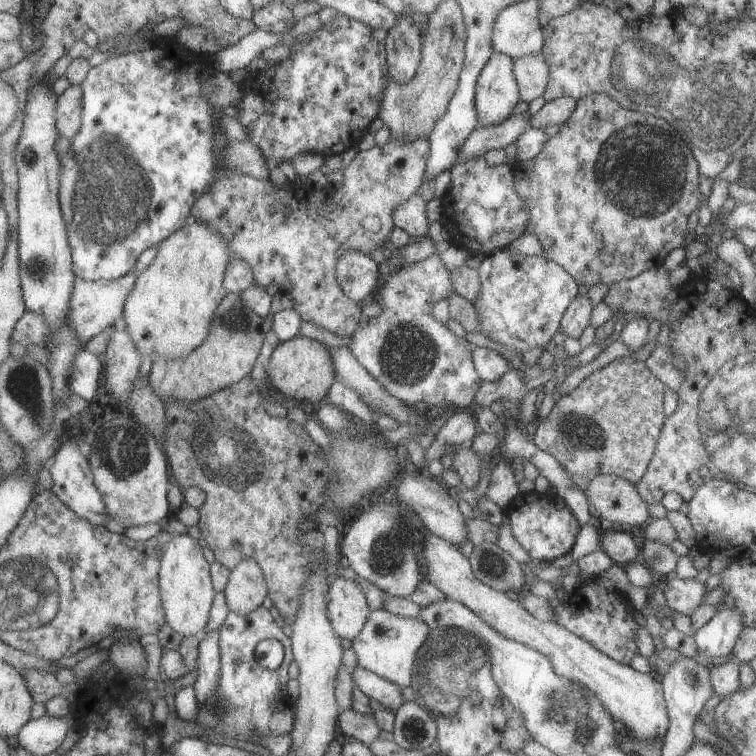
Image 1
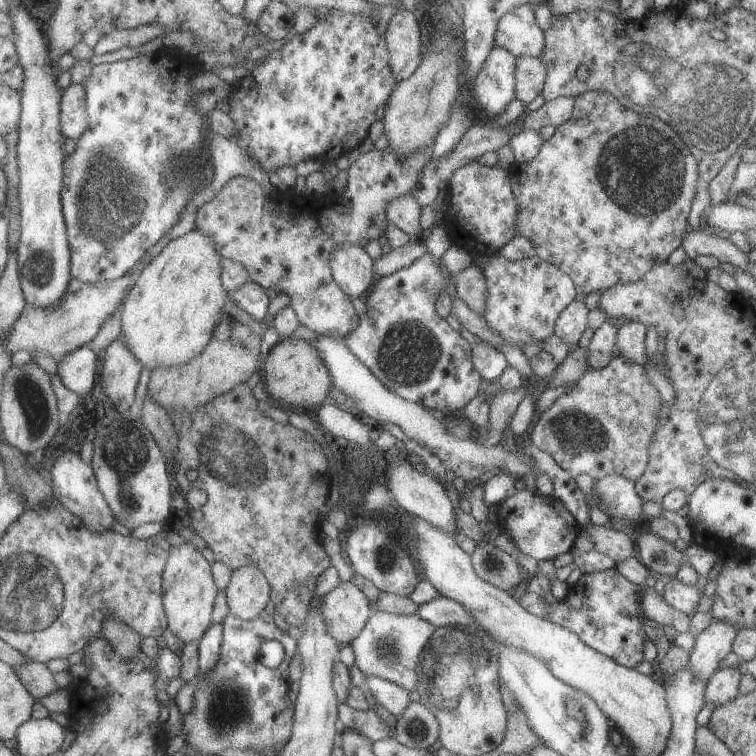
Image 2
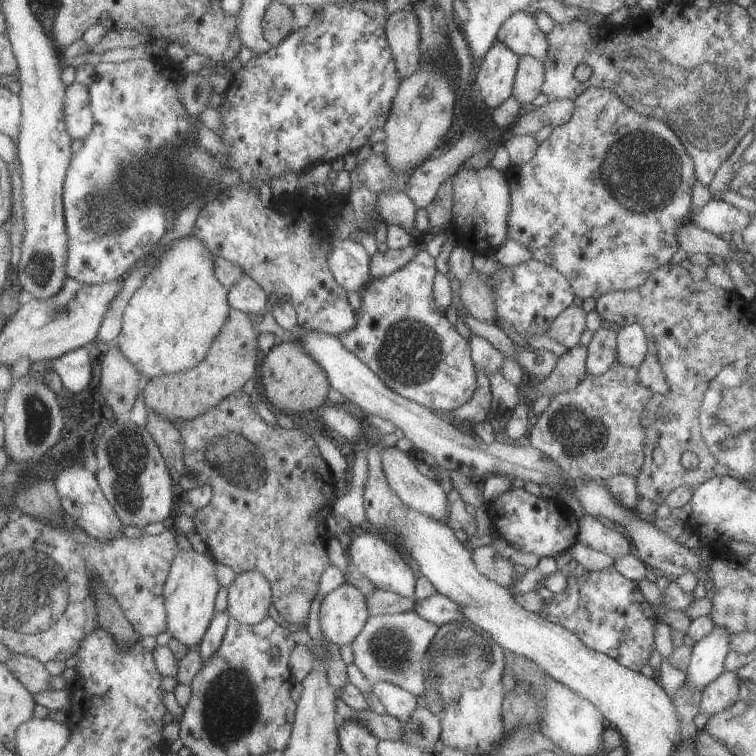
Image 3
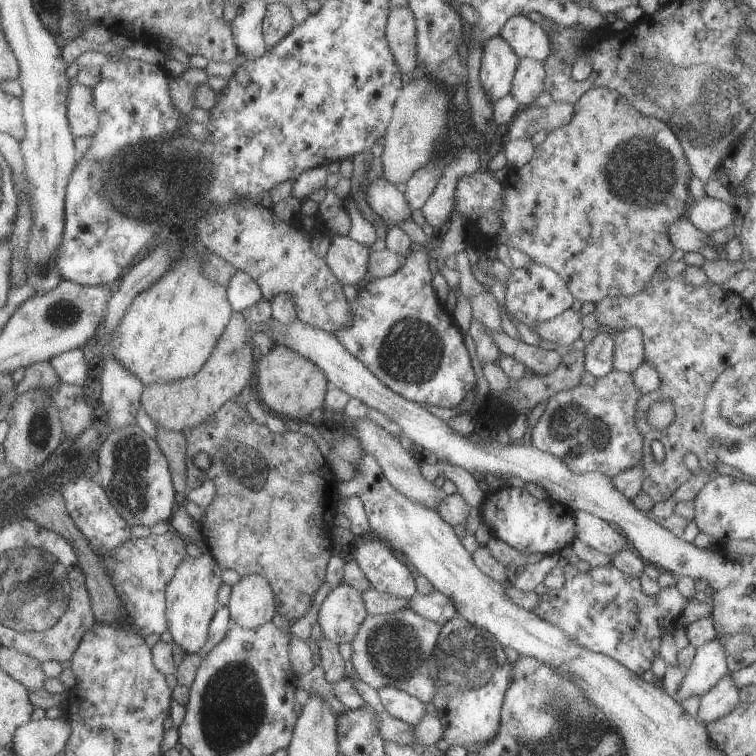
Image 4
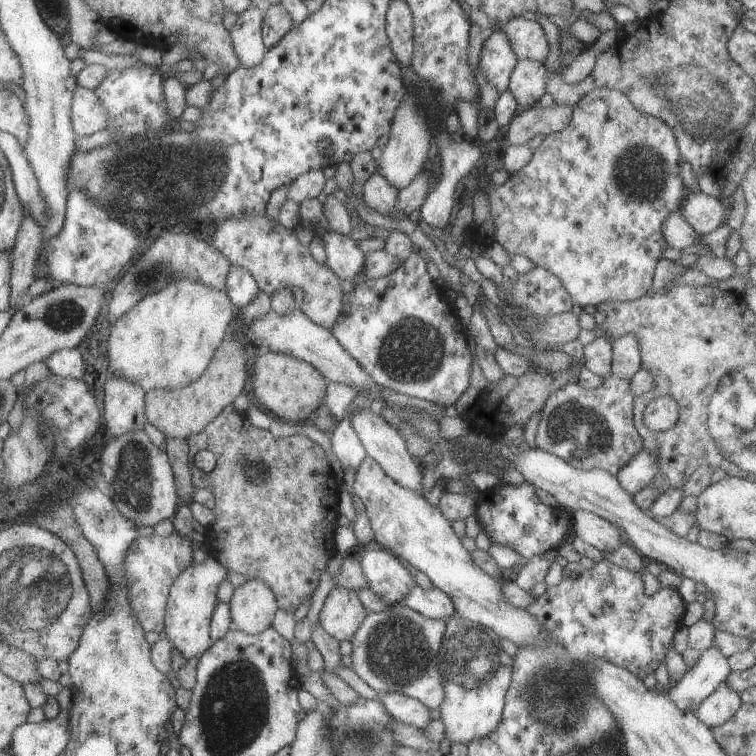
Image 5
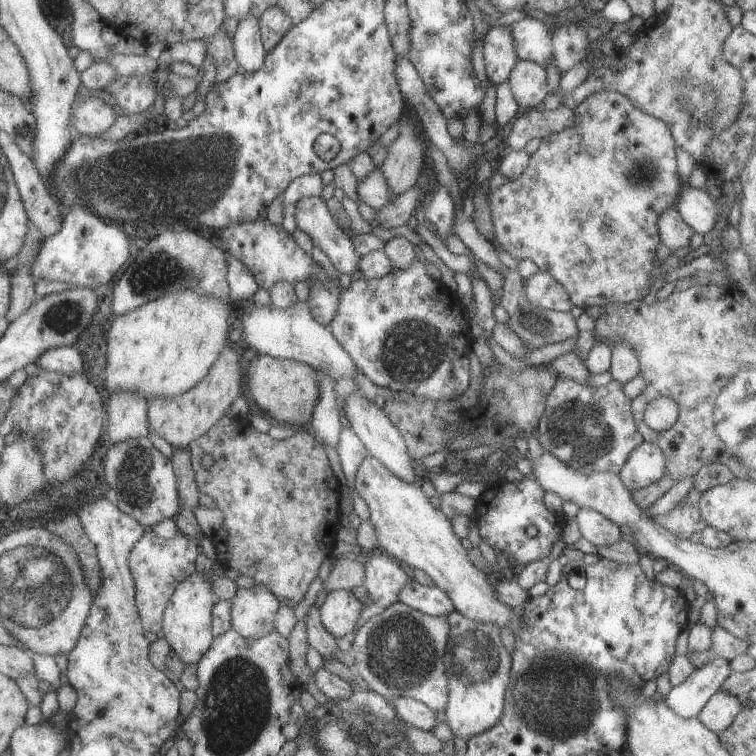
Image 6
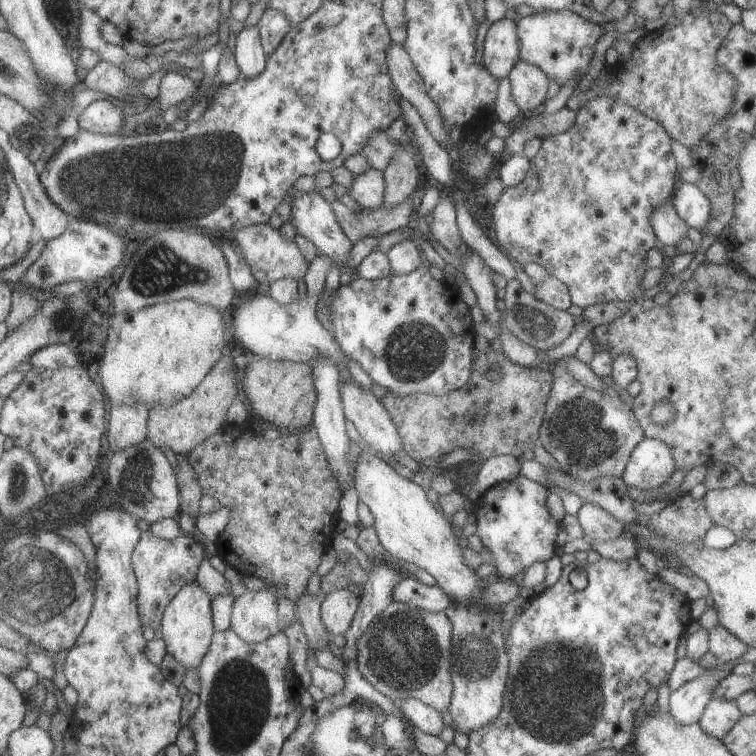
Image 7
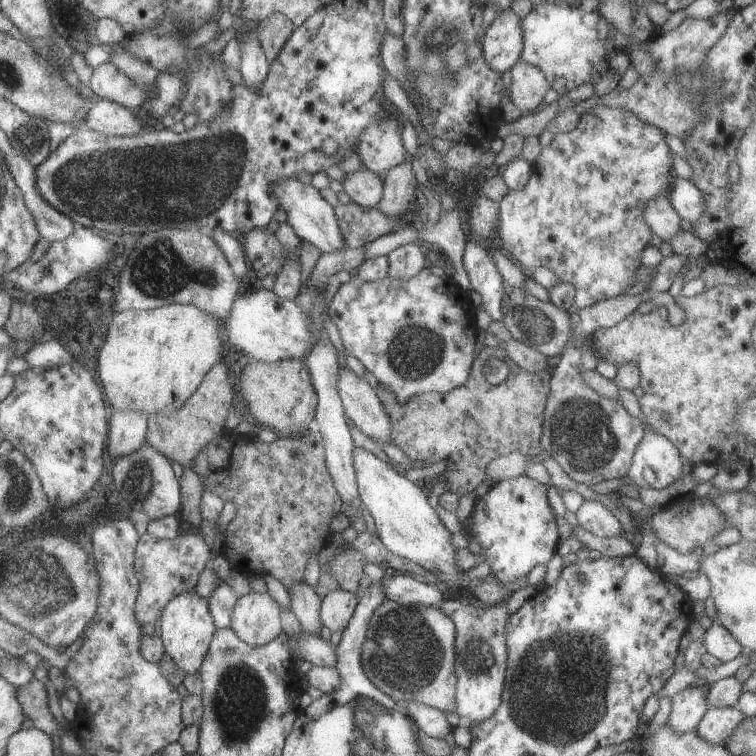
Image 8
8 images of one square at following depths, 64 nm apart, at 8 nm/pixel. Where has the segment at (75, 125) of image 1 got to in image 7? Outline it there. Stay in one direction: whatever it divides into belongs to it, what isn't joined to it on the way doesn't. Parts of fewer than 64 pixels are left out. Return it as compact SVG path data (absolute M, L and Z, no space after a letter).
M110 99L92 102L79 116L79 128L103 135L118 135L127 109L114 105Z

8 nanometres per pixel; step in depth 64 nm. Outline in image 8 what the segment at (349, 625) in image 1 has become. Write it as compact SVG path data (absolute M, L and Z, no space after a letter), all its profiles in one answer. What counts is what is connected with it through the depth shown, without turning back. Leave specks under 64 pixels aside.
M342 588L326 593L321 600L320 618L323 626L331 632L342 632L350 622L355 608L359 603L359 595Z

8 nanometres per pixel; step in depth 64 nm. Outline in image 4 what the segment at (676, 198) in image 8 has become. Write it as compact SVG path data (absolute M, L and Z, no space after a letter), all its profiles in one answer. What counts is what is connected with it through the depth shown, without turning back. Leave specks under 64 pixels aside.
M705 195L698 202L690 200L685 215L698 230L710 235L721 228L735 228L737 219L734 212L728 203Z

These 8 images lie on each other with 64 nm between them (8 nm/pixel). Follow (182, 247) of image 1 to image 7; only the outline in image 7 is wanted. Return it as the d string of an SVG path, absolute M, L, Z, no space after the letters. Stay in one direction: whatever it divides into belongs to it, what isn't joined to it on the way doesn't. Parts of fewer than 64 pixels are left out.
M192 299L170 301L139 311L116 312L110 322L105 353L99 369L104 392L112 406L134 406L136 402L145 404L149 410L158 403L169 407L194 392L214 364L232 347L226 320L229 320L228 316L219 310L198 304Z

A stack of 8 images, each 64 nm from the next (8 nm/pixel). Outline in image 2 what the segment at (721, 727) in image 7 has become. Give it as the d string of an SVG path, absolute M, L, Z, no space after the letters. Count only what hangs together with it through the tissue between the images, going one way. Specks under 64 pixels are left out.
M737 668L718 669L712 678L707 680L705 704L712 702L717 707L734 700L740 692L740 676L741 672Z

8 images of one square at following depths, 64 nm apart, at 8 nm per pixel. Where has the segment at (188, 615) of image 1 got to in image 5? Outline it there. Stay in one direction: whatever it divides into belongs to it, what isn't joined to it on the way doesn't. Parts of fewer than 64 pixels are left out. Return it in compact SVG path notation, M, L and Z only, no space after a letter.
M207 557L203 564L193 562L185 568L172 583L168 595L167 612L165 614L164 632L173 648L186 659L200 657L213 643L211 631L211 616L219 603L217 590L220 583L228 576L228 571L215 557Z

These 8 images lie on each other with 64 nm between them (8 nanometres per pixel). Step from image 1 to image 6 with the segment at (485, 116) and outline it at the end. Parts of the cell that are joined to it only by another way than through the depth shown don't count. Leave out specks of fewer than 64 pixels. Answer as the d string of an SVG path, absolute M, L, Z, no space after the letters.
M510 25L492 26L483 37L487 78L495 85L509 80L519 56Z

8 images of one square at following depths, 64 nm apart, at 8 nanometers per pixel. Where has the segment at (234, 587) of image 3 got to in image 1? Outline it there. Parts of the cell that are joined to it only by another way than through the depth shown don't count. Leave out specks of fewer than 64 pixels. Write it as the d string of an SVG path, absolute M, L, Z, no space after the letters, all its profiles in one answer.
M244 559L231 570L224 592L229 610L244 616L262 606L269 594L263 570L254 559Z

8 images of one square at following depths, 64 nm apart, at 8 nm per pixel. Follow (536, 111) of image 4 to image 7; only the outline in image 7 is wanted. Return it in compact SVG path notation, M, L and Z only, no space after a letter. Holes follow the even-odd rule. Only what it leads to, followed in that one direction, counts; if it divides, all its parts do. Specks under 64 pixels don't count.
M567 106L553 114L537 115L530 113L518 129L505 138L502 162L513 154L522 155L524 144L536 136L543 140L546 137L570 130L574 126L576 119L577 114ZM525 120L526 122L524 122Z

